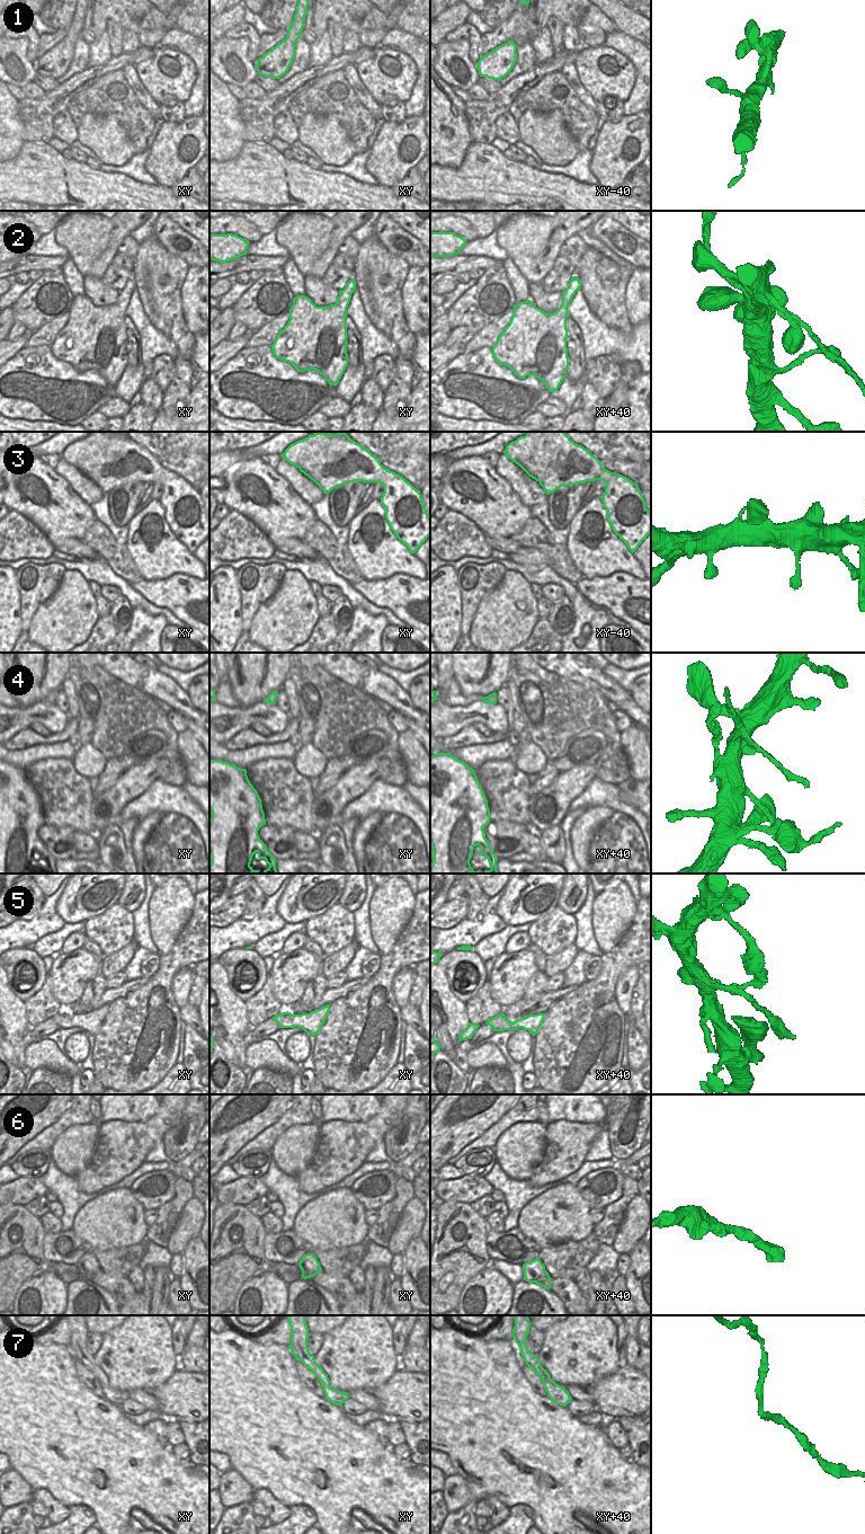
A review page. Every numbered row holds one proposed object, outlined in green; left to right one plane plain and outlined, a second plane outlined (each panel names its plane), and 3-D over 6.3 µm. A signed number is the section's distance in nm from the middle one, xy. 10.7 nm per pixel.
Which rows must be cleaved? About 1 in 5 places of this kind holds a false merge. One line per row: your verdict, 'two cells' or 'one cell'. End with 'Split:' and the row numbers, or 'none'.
1: one cell
2: two cells
3: one cell
4: two cells
5: one cell
6: one cell
7: one cell
Split: 2, 4

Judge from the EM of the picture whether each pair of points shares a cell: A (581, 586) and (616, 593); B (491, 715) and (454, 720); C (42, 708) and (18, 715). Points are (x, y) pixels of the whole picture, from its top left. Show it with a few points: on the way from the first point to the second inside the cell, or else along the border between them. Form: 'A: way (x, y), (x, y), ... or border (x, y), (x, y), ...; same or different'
A: way (590, 587), (595, 591), (607, 593); same
B: way (482, 712), (474, 710), (463, 716); same
C: way (36, 712), (24, 715); same

